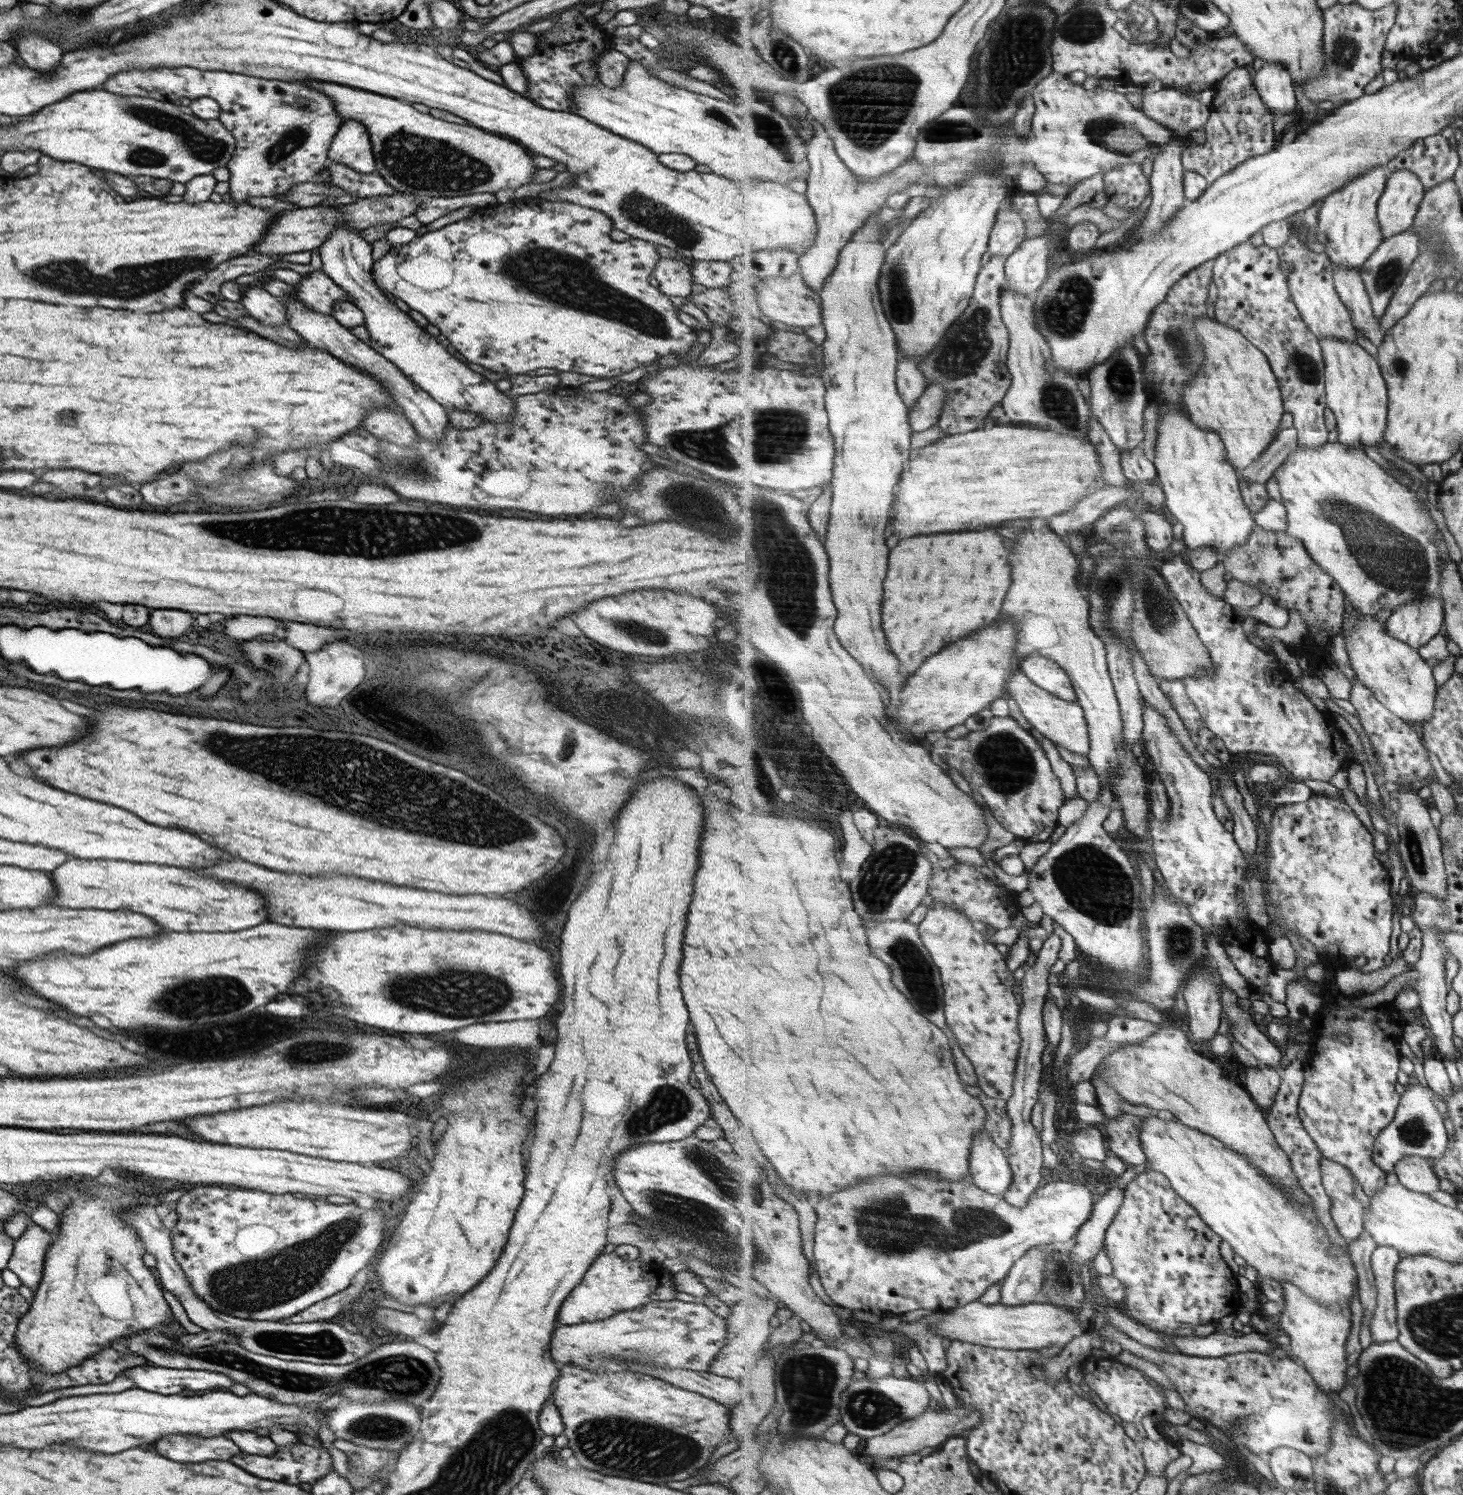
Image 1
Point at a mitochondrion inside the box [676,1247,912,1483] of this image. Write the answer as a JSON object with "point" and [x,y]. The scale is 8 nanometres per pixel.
{"point":[809,1381]}

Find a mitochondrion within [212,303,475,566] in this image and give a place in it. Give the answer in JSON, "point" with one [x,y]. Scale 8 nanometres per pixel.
{"point":[415,468]}

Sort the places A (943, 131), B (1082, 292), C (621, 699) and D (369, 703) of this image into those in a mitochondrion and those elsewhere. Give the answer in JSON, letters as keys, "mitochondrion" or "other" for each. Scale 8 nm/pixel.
{"A":"mitochondrion","B":"mitochondrion","C":"other","D":"other"}

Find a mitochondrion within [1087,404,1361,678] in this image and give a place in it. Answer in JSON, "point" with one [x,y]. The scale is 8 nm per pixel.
{"point":[1113,585]}

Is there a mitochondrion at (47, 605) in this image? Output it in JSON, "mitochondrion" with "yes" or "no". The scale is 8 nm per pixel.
{"mitochondrion":"no"}

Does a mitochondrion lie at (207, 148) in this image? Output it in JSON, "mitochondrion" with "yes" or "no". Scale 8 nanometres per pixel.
{"mitochondrion":"yes"}

